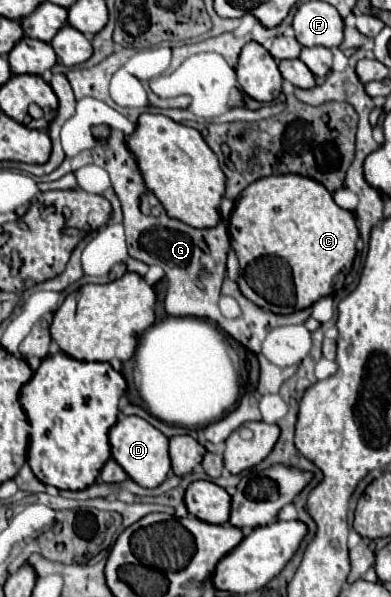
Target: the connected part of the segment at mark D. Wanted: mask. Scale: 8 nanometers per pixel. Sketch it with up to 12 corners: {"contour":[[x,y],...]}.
{"contour":[[125,416],[109,430],[105,484],[155,488],[171,470],[167,438]]}

